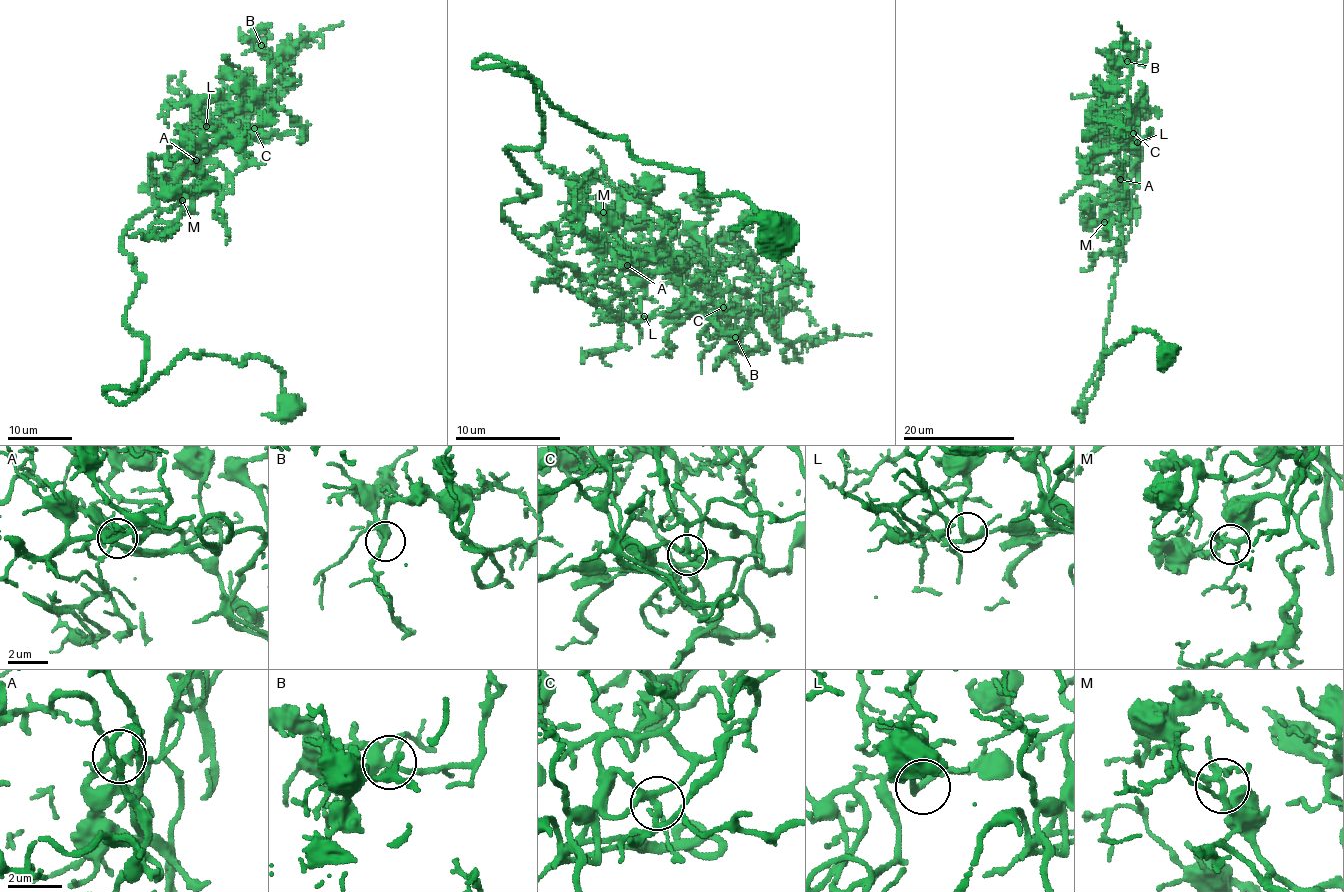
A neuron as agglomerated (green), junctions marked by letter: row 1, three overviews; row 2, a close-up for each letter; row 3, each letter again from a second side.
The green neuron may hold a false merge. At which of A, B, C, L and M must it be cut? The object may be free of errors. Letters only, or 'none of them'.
none of them

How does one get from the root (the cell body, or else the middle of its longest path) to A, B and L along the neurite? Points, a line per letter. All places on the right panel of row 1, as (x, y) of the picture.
A: (1164, 357), (1163, 341), (1135, 328), (1105, 352), (1083, 421), (1073, 410), (1107, 350), (1130, 229), (1120, 179)
B: (1164, 357), (1135, 328), (1105, 352), (1083, 421), (1073, 410), (1107, 350), (1130, 229), (1127, 61)
L: (1164, 357), (1163, 341), (1135, 328), (1105, 352), (1083, 421), (1073, 410), (1107, 350), (1137, 142)

